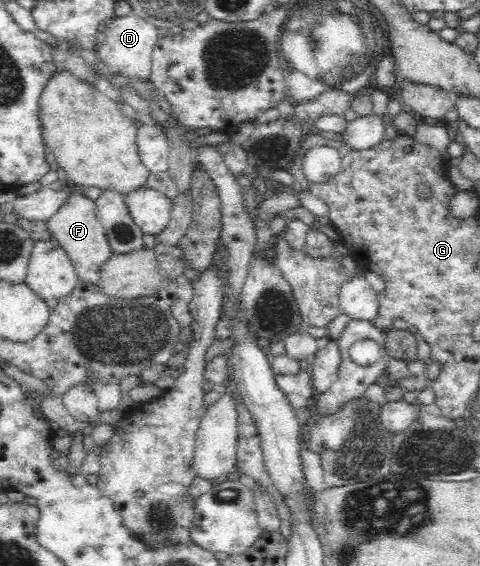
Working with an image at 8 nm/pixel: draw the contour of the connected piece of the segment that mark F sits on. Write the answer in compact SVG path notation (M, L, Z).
M66 182L63 185L63 192L67 198L59 206L59 210L45 223L59 246L67 251L78 280L96 284L99 282L101 265L111 258L112 252L107 235L105 235L105 229L97 218L95 201L87 198L85 189L78 185Z

